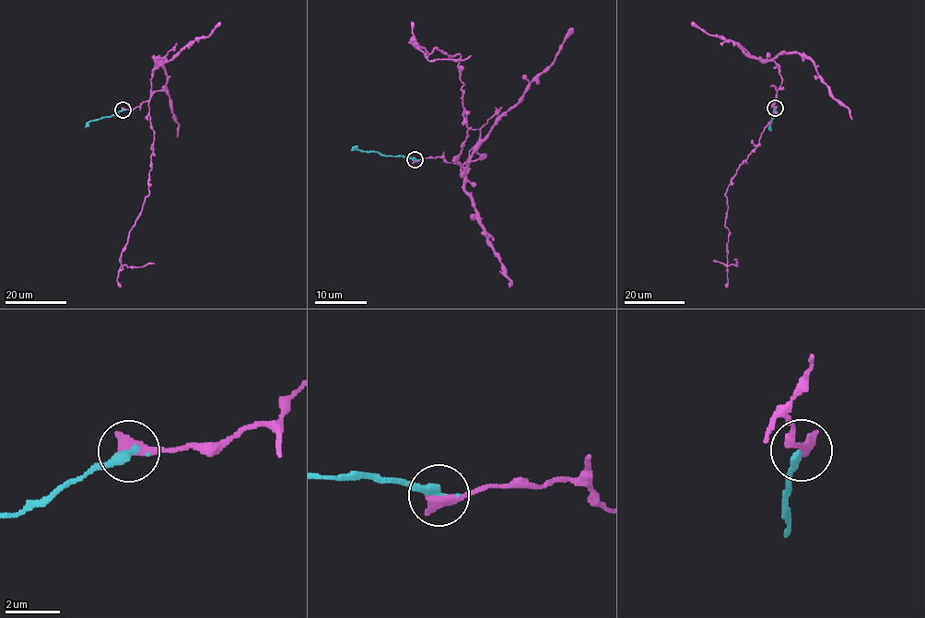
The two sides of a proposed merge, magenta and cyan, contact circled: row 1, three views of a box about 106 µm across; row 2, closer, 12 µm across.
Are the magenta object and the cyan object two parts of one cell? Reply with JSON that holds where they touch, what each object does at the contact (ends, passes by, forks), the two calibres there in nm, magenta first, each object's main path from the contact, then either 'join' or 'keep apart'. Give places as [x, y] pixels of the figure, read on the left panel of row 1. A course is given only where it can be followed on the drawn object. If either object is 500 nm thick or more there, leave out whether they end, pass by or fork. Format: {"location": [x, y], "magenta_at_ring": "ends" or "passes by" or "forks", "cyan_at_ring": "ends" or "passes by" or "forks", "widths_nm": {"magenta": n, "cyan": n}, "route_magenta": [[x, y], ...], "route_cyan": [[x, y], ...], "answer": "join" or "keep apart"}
{"location": [122, 110], "magenta_at_ring": "ends", "cyan_at_ring": "ends", "widths_nm": {"magenta": 480, "cyan": 340}, "route_magenta": [[123, 109], [134, 109], [148, 101], [154, 133], [149, 194], [130, 231], [121, 262], [129, 267], [154, 263]], "route_cyan": [[123, 109], [110, 117], [89, 121], [85, 127]], "answer": "keep apart"}

